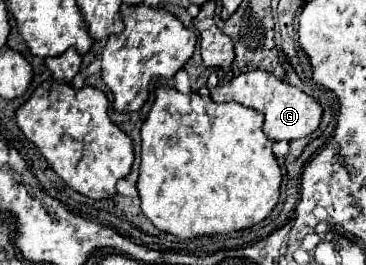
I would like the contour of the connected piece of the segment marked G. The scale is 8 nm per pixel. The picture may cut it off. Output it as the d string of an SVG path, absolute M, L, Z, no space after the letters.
M262 70L244 72L226 84L218 84L216 78L210 78L208 90L210 90L210 96L214 102L238 102L242 106L262 112L264 114L262 128L270 140L288 140L290 142L296 138L304 138L318 128L320 118L322 118L322 108L312 96L290 86L288 82L278 80L274 74L262 72Z

